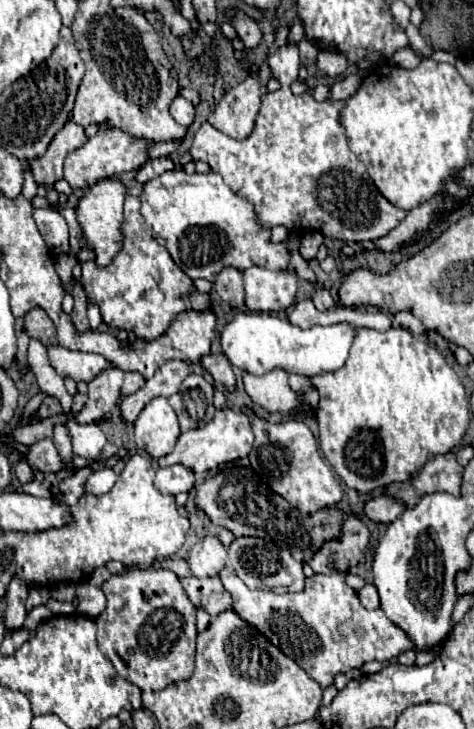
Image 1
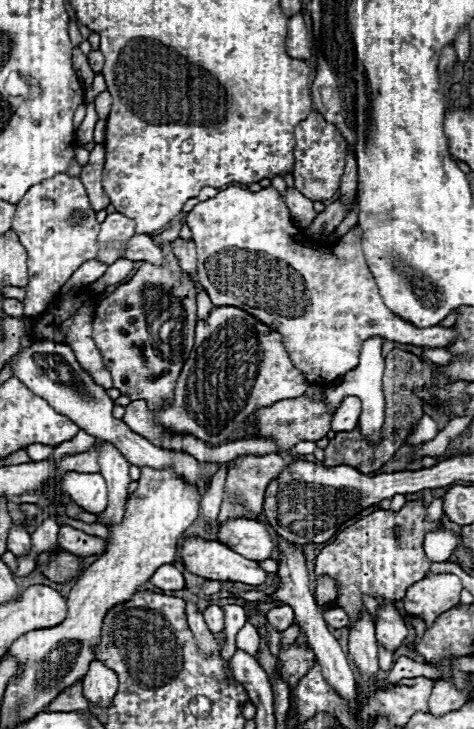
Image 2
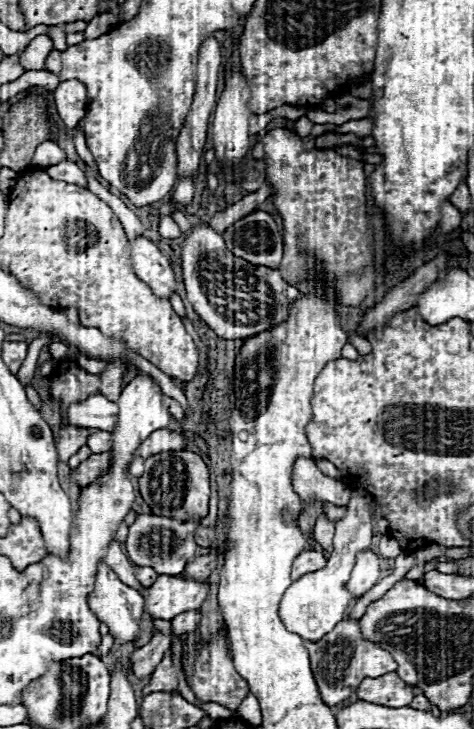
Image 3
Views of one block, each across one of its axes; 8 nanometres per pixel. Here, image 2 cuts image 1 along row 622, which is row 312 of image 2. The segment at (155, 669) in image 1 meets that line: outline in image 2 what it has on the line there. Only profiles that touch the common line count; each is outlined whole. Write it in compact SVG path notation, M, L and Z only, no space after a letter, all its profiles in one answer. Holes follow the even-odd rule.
M172 242L160 244L164 250L164 264L156 266L144 262L130 282L118 286L108 294L96 308L94 316L94 342L102 354L104 366L110 370L114 388L128 394L132 400L146 400L150 410L162 406L164 400L172 398L176 378L194 346L194 326L196 326L196 290L190 274L180 270L178 258L172 254Z

